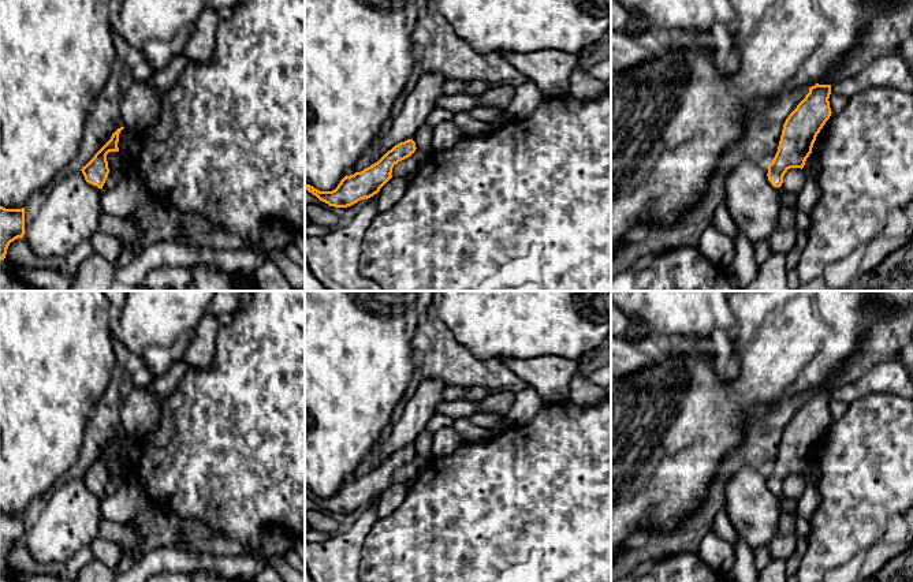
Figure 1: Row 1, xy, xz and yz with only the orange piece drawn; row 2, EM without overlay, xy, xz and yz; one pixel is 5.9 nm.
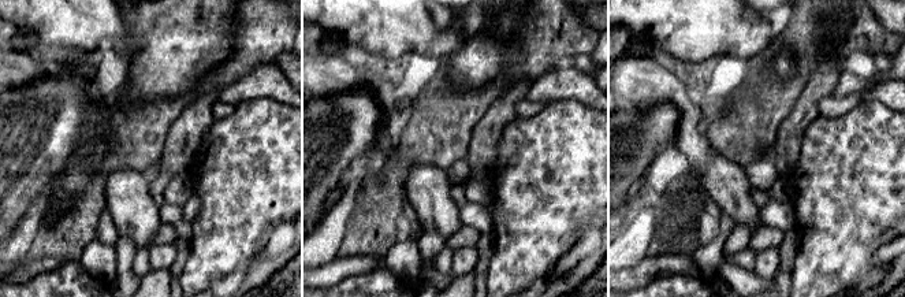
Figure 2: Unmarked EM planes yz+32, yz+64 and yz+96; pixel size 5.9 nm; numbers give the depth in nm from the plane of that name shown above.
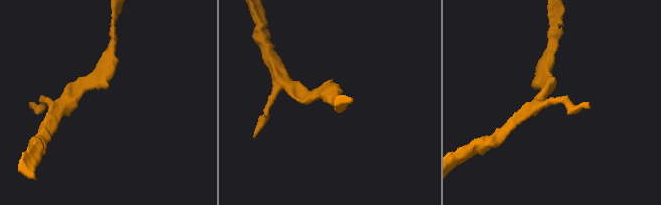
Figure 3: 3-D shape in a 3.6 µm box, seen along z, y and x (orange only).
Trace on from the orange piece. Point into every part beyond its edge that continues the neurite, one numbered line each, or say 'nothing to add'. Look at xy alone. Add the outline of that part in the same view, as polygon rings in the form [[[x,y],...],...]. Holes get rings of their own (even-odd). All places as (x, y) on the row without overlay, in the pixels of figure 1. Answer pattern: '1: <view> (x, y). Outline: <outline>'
nothing to add

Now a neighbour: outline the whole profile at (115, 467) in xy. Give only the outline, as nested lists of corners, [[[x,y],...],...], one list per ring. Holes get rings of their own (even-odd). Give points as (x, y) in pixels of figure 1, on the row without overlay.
[[[109,458],[107,460],[108,474],[118,480],[126,480],[124,465],[119,458]]]

